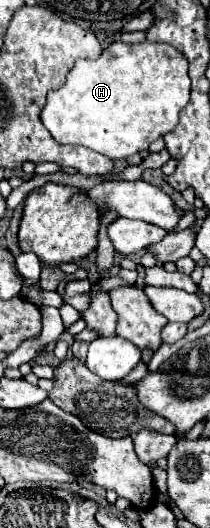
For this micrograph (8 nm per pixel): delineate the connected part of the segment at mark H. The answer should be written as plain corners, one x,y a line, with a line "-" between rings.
114,42
94,60
76,60
74,68
66,76
66,84
48,92
48,102
40,114
42,124
60,144
82,144
112,160
122,160
140,150
146,150
154,140
176,128
180,110
190,100
190,76
188,60
174,46
164,42
140,42
126,44

